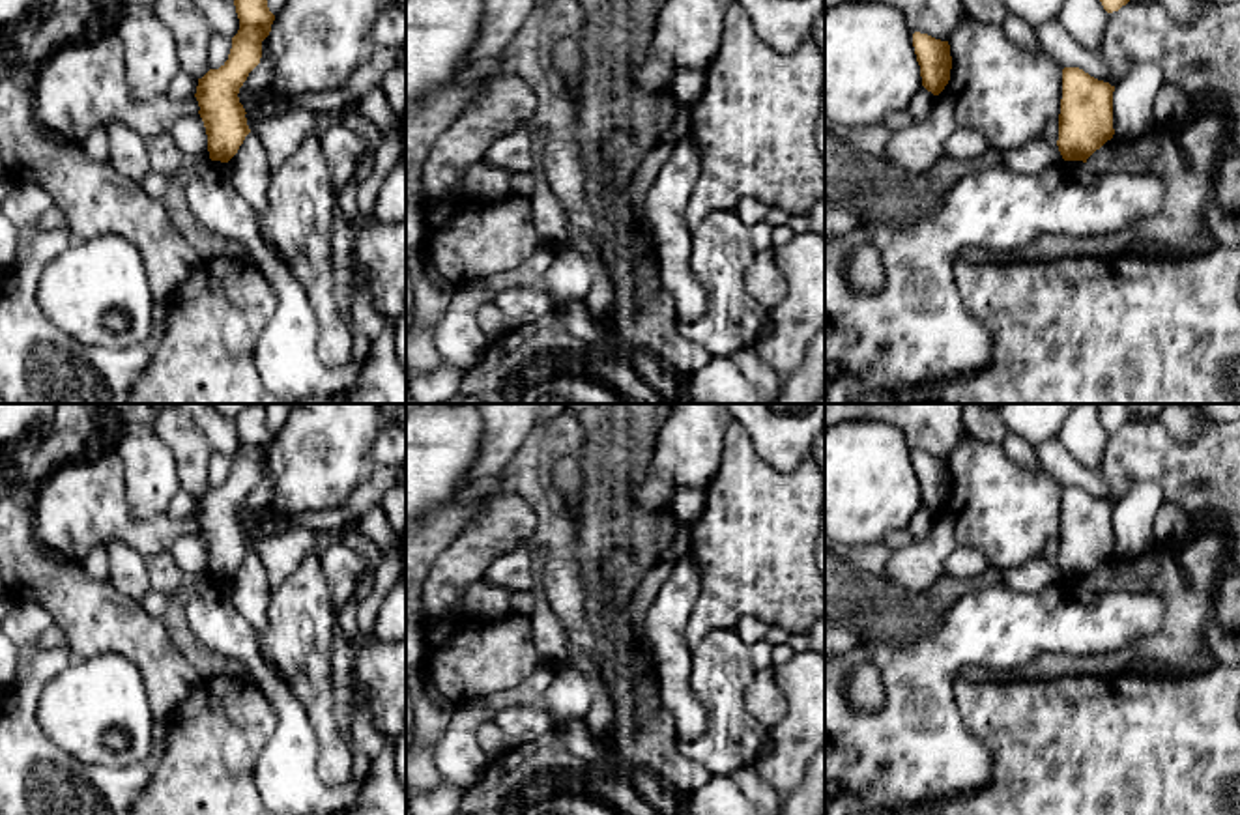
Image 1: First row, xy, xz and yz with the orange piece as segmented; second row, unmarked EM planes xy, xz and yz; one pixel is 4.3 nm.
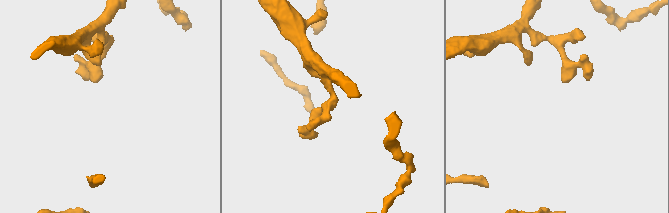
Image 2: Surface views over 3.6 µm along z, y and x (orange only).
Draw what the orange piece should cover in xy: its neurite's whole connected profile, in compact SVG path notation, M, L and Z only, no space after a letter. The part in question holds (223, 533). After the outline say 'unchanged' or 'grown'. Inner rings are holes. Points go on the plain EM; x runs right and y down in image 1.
M247 404L234 424L239 449L232 456L228 479L198 497L195 512L208 553L209 578L221 581L228 581L251 551L238 512L249 492L260 482L262 460L275 439L264 404Z; unchanged

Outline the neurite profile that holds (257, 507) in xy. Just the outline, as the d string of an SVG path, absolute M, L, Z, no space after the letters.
M269 454L262 460L260 482L249 492L239 507L239 522L247 533L254 533L266 520L282 518L284 512L271 507L273 477L269 471Z

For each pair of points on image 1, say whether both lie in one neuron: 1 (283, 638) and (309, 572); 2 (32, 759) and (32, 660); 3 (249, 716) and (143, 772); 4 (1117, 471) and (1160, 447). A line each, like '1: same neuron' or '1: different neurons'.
1: same neuron
2: same neuron
3: different neurons
4: same neuron

